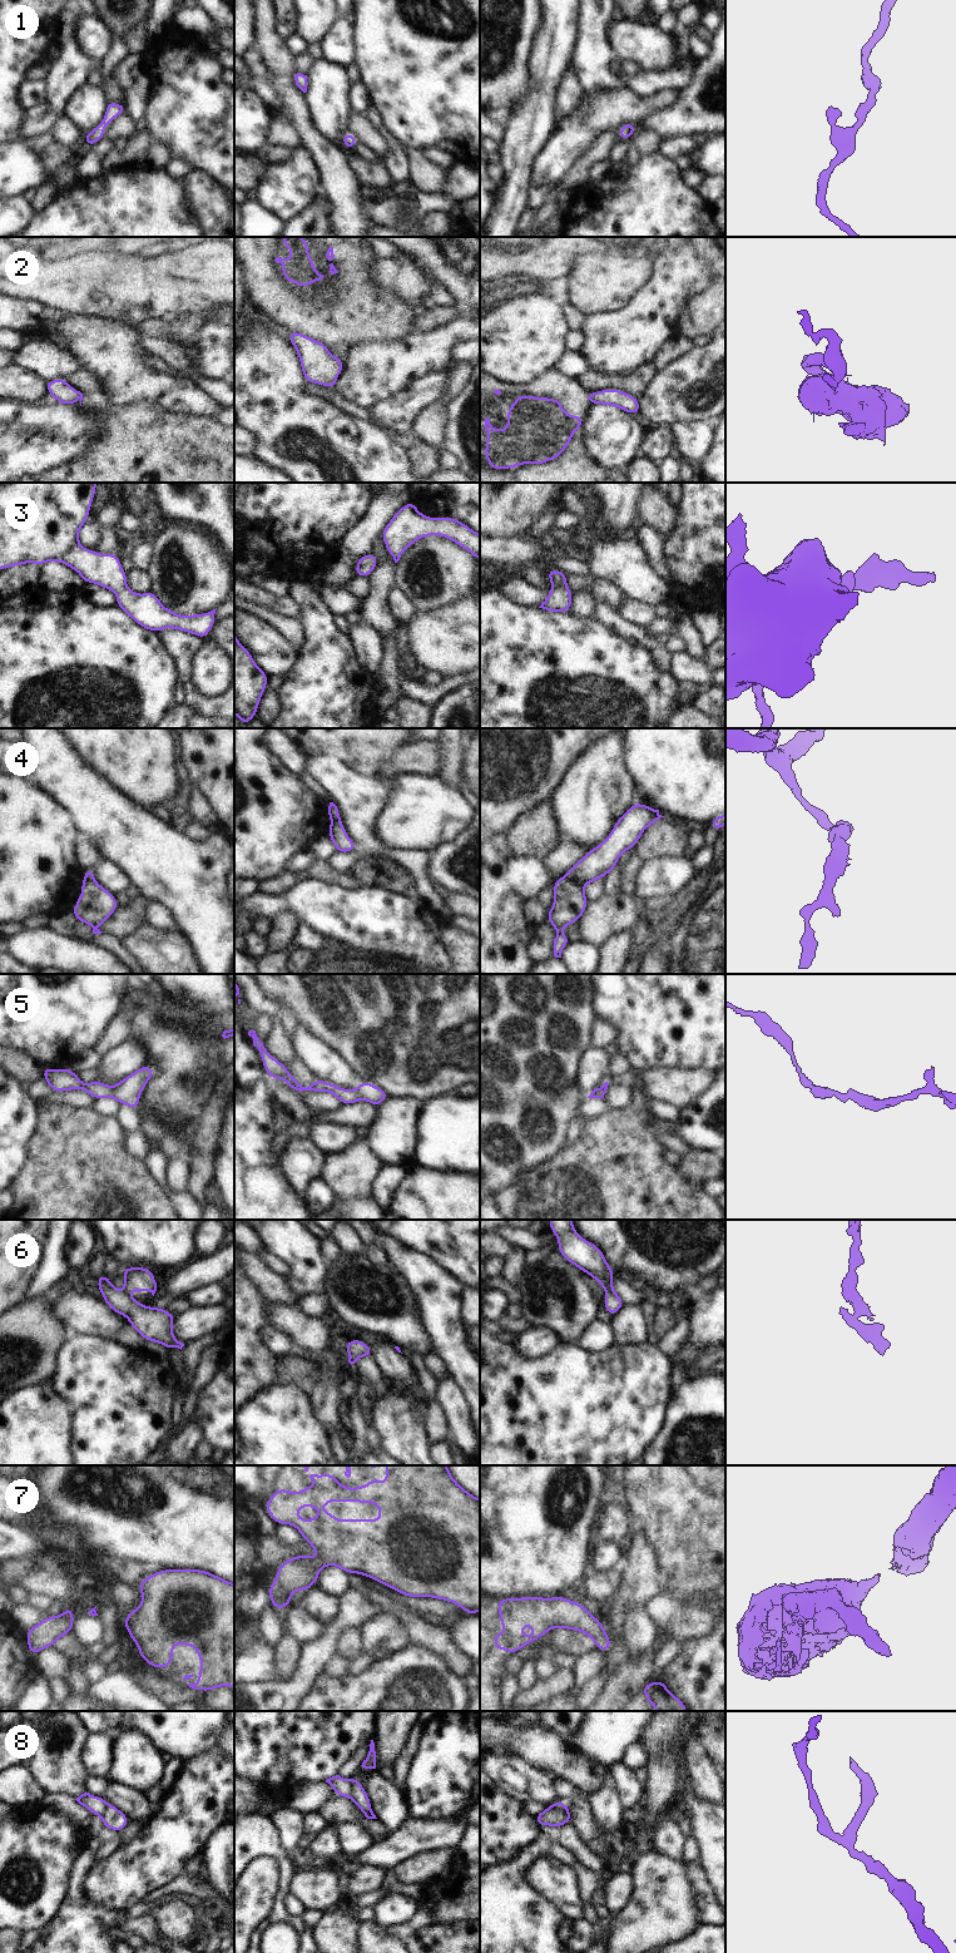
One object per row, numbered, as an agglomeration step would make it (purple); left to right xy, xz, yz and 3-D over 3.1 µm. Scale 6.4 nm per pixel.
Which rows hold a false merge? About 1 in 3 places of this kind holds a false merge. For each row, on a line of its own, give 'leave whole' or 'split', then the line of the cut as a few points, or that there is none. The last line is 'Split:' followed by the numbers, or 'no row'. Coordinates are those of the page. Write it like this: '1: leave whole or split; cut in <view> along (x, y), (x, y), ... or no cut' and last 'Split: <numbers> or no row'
1: leave whole; no cut
2: split; cut in yz along (588, 392), (594, 401)
3: leave whole; no cut
4: split; cut in yz along (565, 876), (583, 886)
5: leave whole; no cut
6: split; cut in yz along (607, 1291), (614, 1293)
7: leave whole; no cut
8: split; cut in xz along (348, 1779), (350, 1796)
Split: 2, 4, 6, 8

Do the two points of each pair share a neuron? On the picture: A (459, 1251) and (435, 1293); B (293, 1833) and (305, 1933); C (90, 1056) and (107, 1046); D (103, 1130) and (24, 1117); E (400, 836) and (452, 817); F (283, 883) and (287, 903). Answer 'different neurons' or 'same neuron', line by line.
A: different neurons
B: different neurons
C: different neurons
D: different neurons
E: same neuron
F: different neurons

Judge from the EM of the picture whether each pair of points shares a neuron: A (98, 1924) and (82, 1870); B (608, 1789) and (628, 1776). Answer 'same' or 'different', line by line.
A: same
B: different

